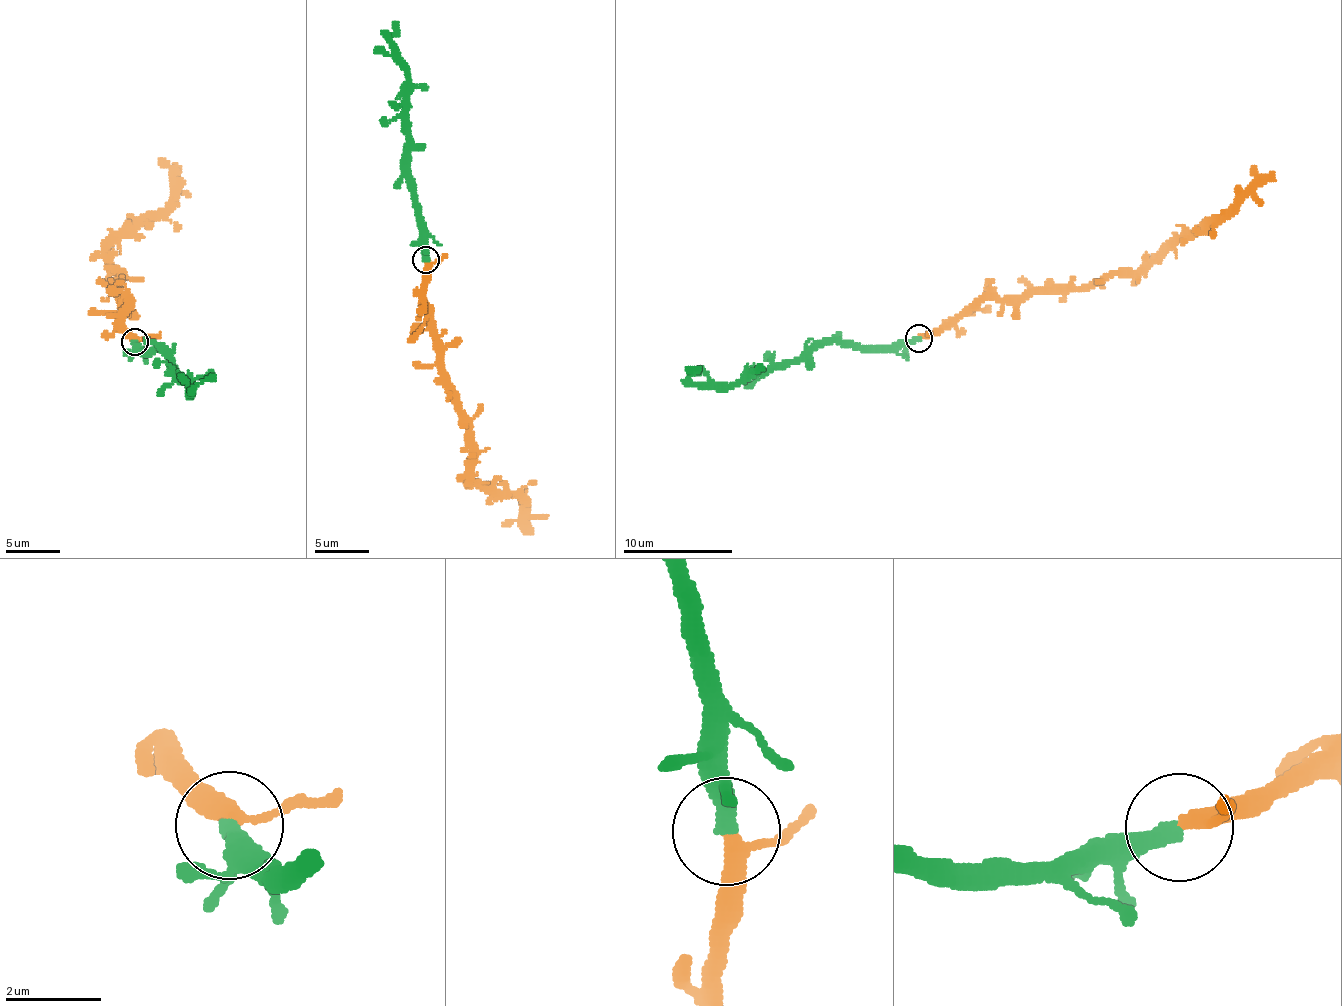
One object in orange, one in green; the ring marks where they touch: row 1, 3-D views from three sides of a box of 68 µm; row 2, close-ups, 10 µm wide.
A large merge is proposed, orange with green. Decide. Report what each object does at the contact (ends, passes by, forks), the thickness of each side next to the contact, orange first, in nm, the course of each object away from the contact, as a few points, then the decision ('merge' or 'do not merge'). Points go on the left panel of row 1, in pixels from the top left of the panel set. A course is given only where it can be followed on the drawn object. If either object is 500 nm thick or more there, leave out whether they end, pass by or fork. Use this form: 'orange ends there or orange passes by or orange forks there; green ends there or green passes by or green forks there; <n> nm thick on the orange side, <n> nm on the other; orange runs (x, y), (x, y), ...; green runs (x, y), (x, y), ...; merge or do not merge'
orange passes by; green ends there; 240 nm thick on the orange side, 360 nm on the other; orange runs (134, 341), (106, 268), (111, 246), (165, 212), (174, 178), (159, 159); green runs (134, 341), (146, 350), (169, 349), (170, 366), (180, 378), (190, 378), (191, 391), (215, 375); merge

